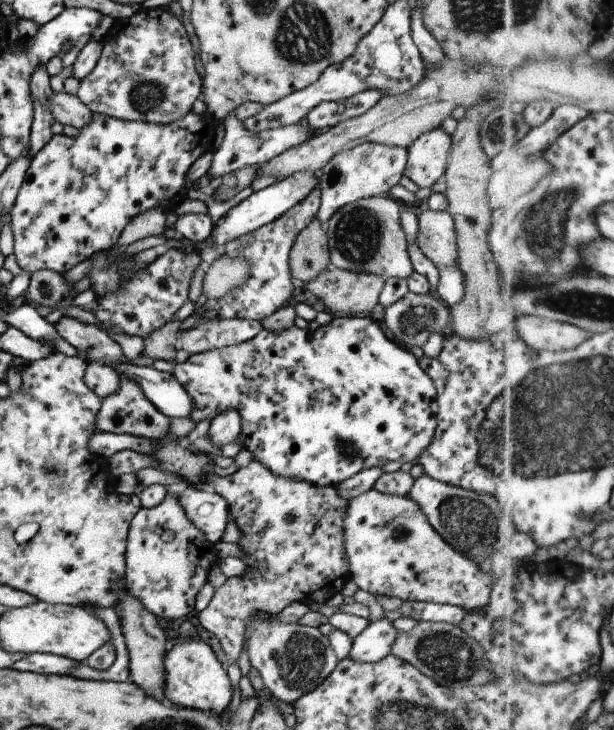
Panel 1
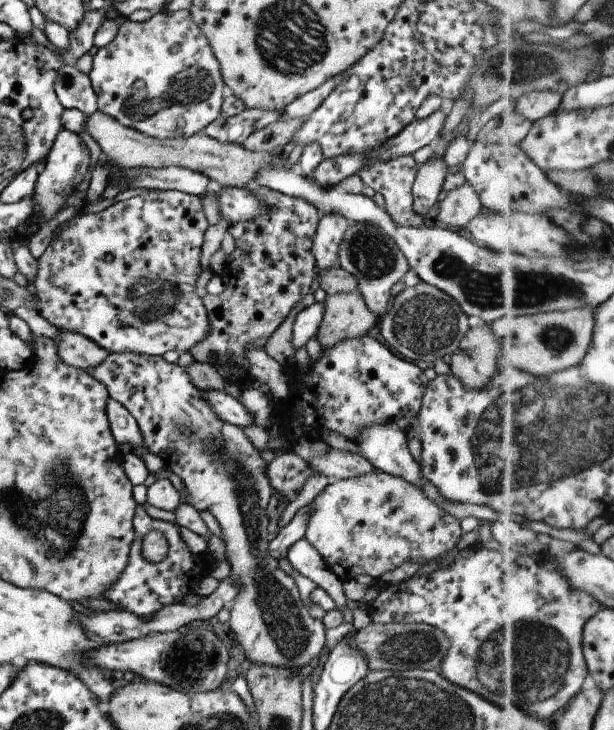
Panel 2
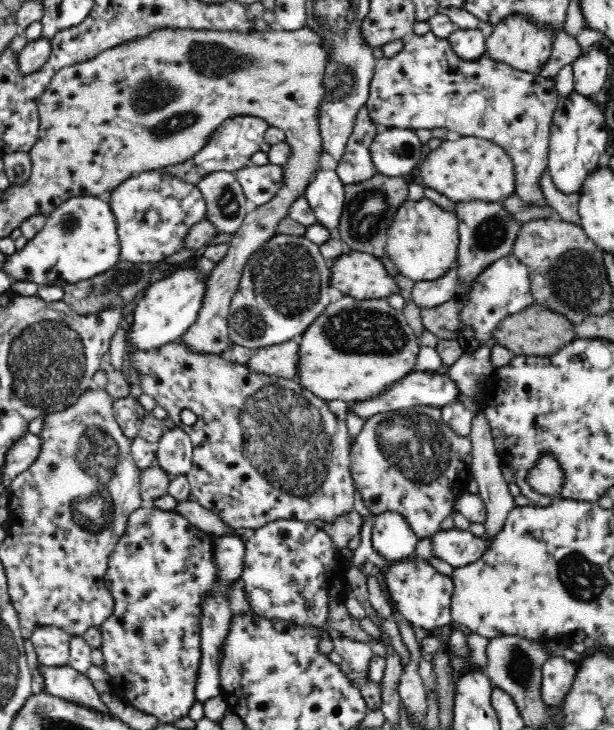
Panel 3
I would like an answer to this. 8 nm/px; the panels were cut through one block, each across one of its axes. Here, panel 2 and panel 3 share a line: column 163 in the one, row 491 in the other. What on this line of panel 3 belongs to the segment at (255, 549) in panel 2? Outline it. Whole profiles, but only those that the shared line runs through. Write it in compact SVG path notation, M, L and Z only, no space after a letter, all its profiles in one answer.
M416 406L411 408L404 408L401 410L392 410L392 412L380 412L370 416L365 420L364 427L356 440L351 442L351 476L355 482L355 489L358 494L362 496L362 500L373 514L373 516L384 512L397 512L401 514L406 523L414 531L414 535L419 539L431 538L434 534L440 532L440 526L443 520L454 512L453 506L455 498L467 488L468 479L472 477L472 443L469 438L458 437L450 427L442 421L442 412L440 409L432 406Z

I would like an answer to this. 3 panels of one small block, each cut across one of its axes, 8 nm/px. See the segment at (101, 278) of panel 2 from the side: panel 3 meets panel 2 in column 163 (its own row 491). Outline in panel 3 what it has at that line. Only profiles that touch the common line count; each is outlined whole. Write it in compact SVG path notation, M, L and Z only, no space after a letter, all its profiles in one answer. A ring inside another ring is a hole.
M182 341L169 342L168 344L146 349L134 349L127 354L127 369L133 368L139 375L139 384L142 391L156 401L158 407L168 413L167 423L184 430L193 443L193 466L186 474L190 483L191 493L196 497L196 501L202 506L218 513L222 521L232 529L260 529L269 522L276 520L294 520L300 522L314 522L323 520L326 524L334 522L338 517L342 518L347 512L354 509L354 486L355 482L351 476L351 438L348 434L347 424L344 420L339 420L329 408L328 402L321 400L306 387L298 384L298 378L294 380L282 377L274 377L266 373L254 373L246 363L232 363L224 359L222 354L200 353L190 349ZM190 410L198 417L196 424L186 426L182 423L180 412Z

